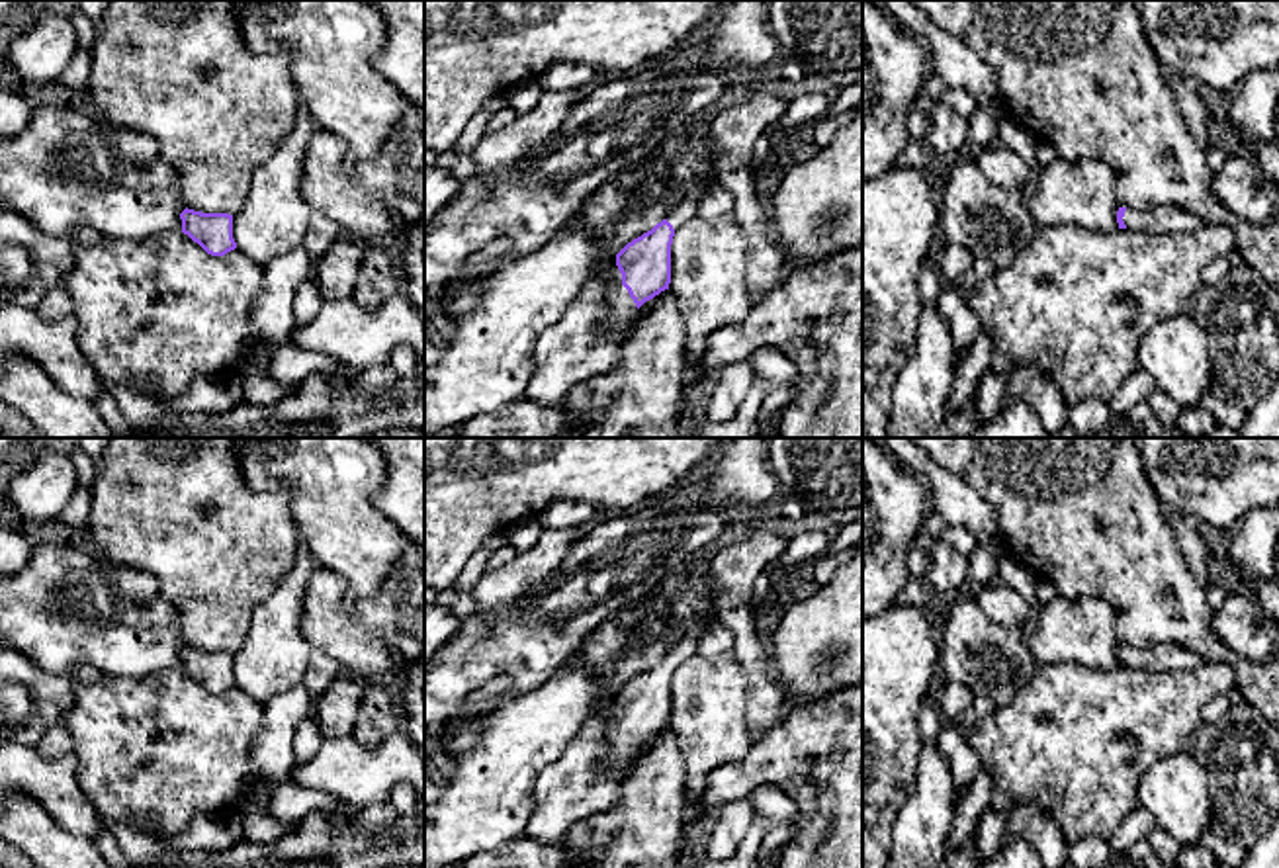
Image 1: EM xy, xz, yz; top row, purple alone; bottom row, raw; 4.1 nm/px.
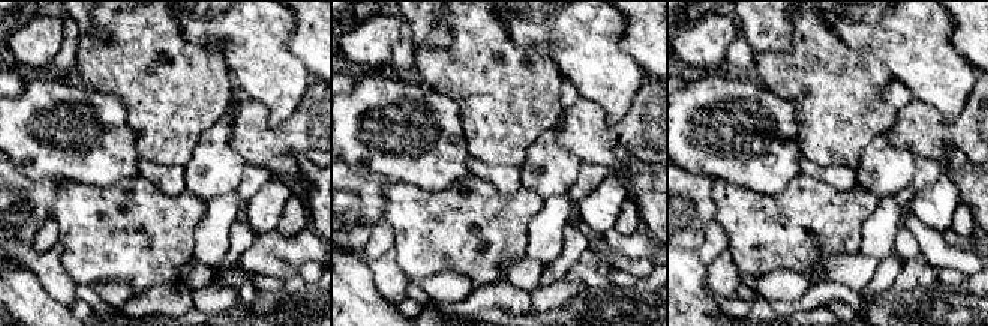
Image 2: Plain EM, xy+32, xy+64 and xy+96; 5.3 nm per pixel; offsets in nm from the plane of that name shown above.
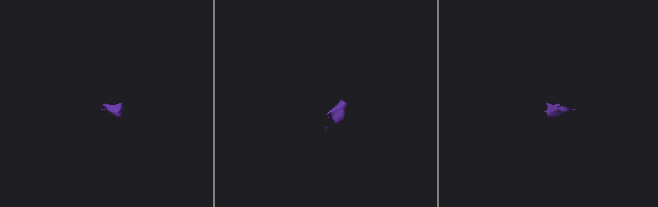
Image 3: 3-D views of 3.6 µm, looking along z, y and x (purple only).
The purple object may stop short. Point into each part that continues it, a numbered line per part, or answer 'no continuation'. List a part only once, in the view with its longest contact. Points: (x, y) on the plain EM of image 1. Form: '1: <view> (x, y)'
1: xz (699, 597)
2: xz (622, 749)

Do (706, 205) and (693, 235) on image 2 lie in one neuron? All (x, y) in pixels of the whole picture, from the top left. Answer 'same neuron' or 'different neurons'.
same neuron

